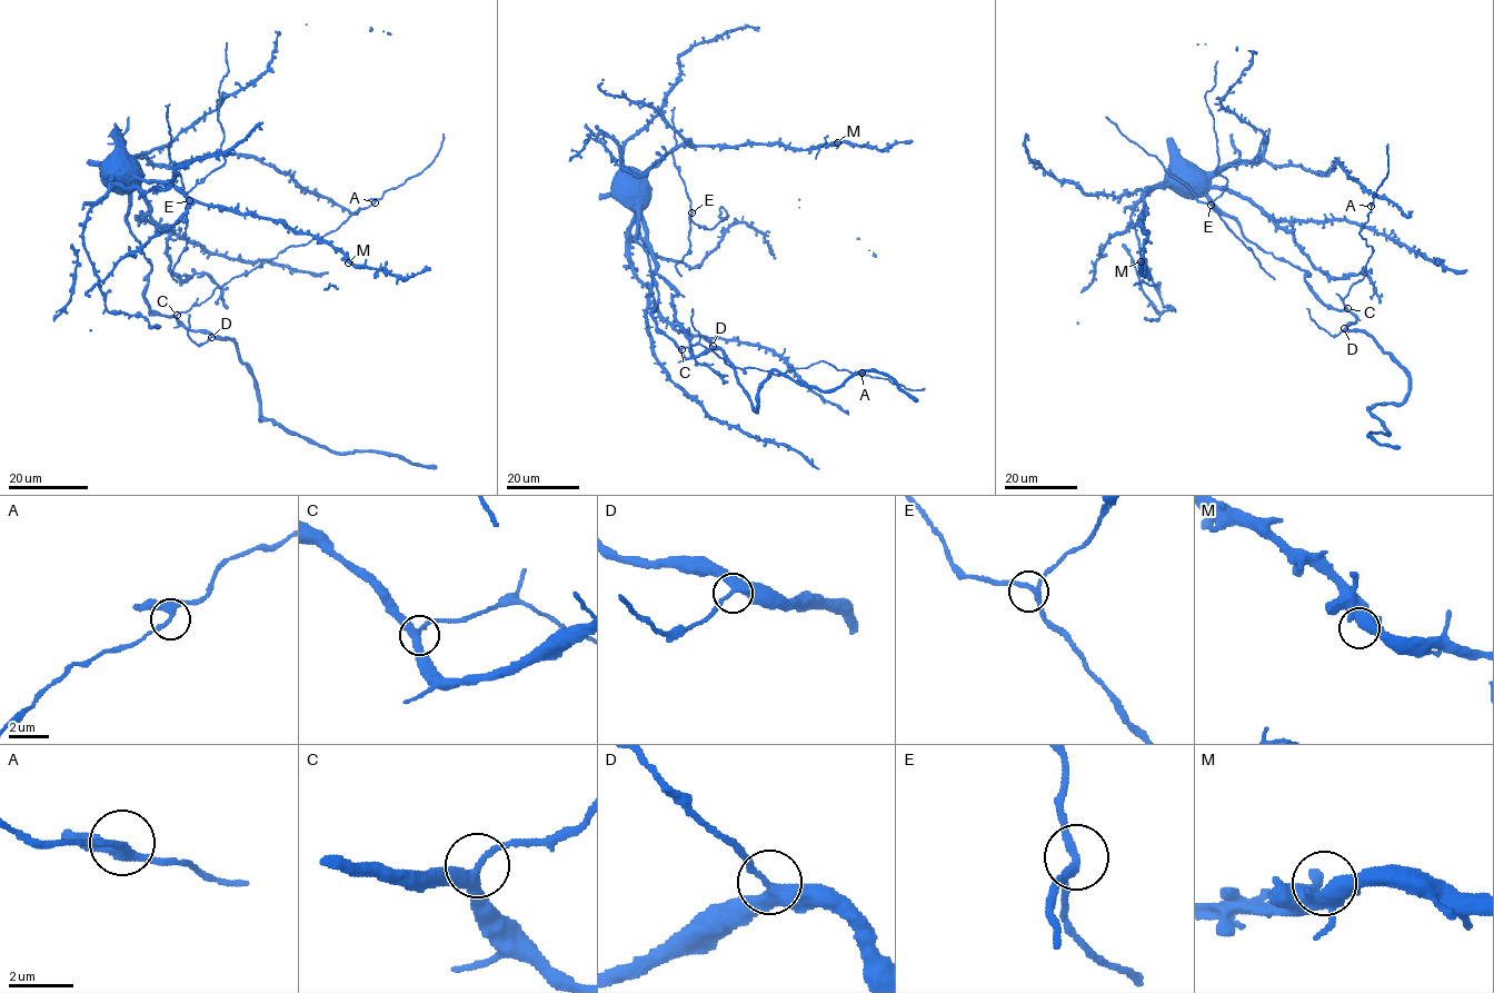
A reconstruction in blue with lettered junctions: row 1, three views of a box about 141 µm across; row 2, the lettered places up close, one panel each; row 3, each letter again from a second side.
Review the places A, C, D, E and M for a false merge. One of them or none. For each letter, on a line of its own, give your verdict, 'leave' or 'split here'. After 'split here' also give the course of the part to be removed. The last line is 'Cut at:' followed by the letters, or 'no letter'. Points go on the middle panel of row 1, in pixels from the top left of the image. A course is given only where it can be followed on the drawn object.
A: leave
C: leave
D: leave
E: leave
M: leave
Cut at: no letter

